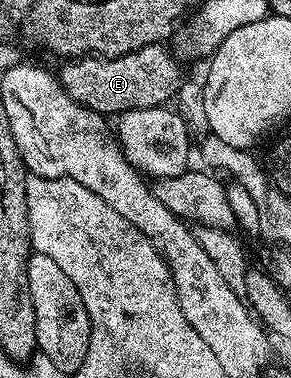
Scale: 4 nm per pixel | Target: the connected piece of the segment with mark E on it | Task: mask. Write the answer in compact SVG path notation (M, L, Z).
M165 45L145 46L136 52L128 52L124 56L115 58L76 58L66 60L61 63L62 71L57 71L56 77L61 82L62 87L76 100L81 106L87 106L100 115L121 116L127 114L129 110L136 108L152 108L153 106L166 106L167 103L177 95L178 87L184 81L182 70L178 67L178 62L166 51Z

